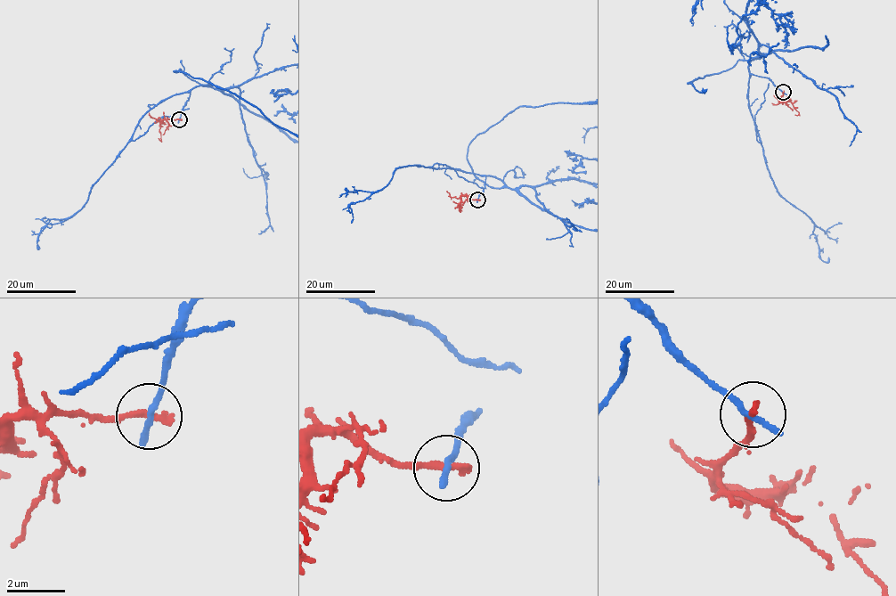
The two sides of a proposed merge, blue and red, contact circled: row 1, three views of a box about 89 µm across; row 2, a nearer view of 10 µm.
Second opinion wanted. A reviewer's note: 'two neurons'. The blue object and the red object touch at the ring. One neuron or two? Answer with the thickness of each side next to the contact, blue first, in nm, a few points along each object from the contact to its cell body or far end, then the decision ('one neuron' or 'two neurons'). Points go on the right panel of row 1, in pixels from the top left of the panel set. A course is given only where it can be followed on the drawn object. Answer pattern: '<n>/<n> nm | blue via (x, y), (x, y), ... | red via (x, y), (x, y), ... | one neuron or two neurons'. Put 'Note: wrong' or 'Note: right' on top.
Note: right
170/280 nm | blue via (783, 93), (768, 77), (751, 74), (749, 63), (759, 57), (739, 60), (724, 71), (688, 82), (709, 92) | red via (783, 93), (779, 101), (790, 102), (799, 112), (795, 114) | two neurons

